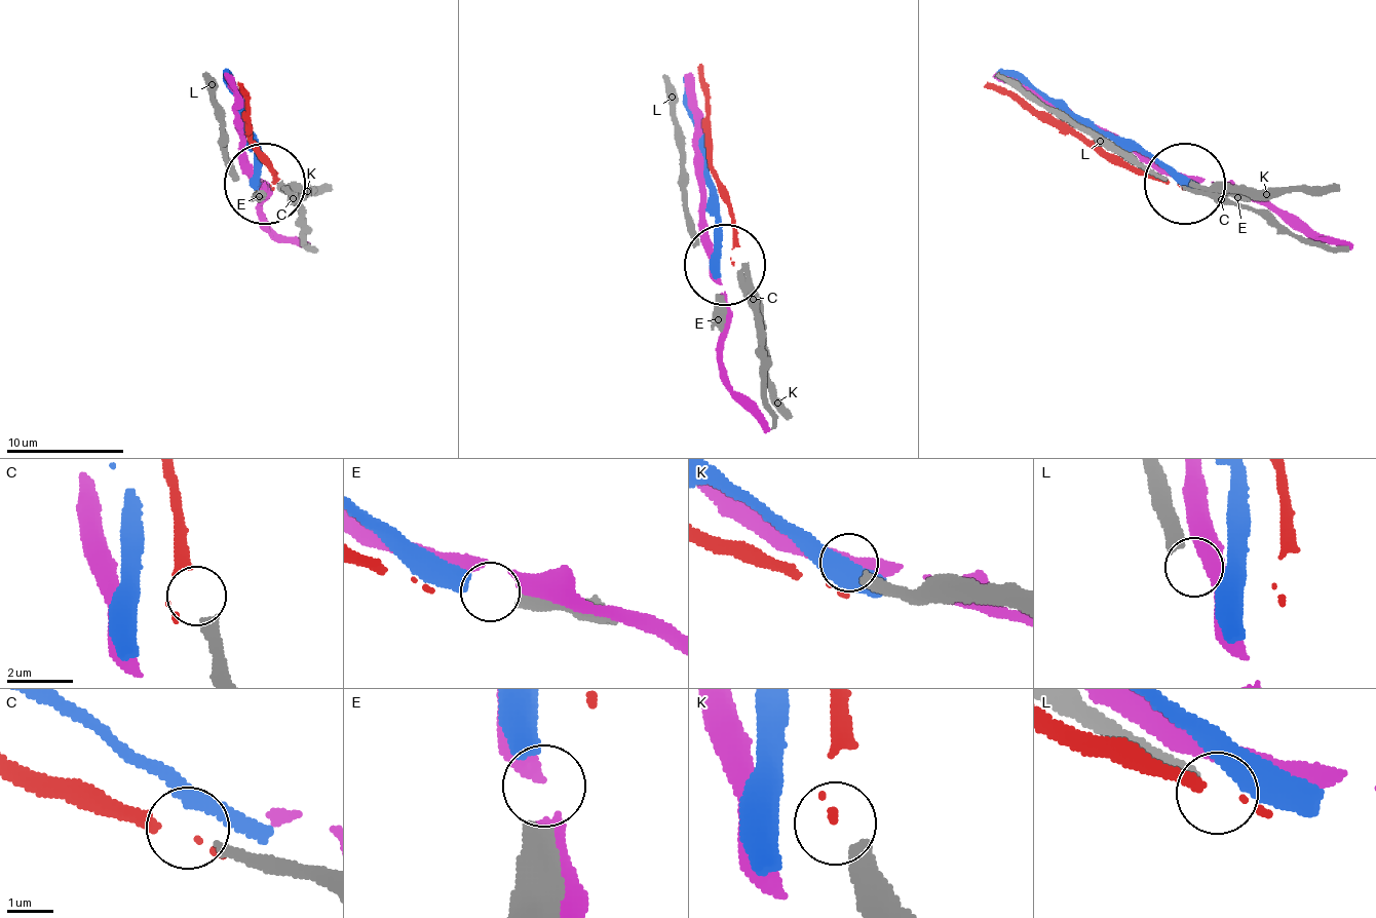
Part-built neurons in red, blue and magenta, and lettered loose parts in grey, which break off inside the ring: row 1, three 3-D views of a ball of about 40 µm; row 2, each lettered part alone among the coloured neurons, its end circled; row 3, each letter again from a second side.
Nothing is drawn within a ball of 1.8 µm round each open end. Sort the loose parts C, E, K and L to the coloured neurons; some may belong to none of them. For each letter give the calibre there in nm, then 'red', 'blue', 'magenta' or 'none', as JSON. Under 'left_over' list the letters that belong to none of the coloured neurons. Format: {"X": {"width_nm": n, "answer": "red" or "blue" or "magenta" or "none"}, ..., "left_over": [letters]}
{"C": {"width_nm": 300, "answer": "red"}, "E": {"width_nm": 440, "answer": "blue"}, "K": {"width_nm": 400, "answer": "none"}, "L": {"width_nm": 400, "answer": "none"}, "left_over": ["K", "L"]}

